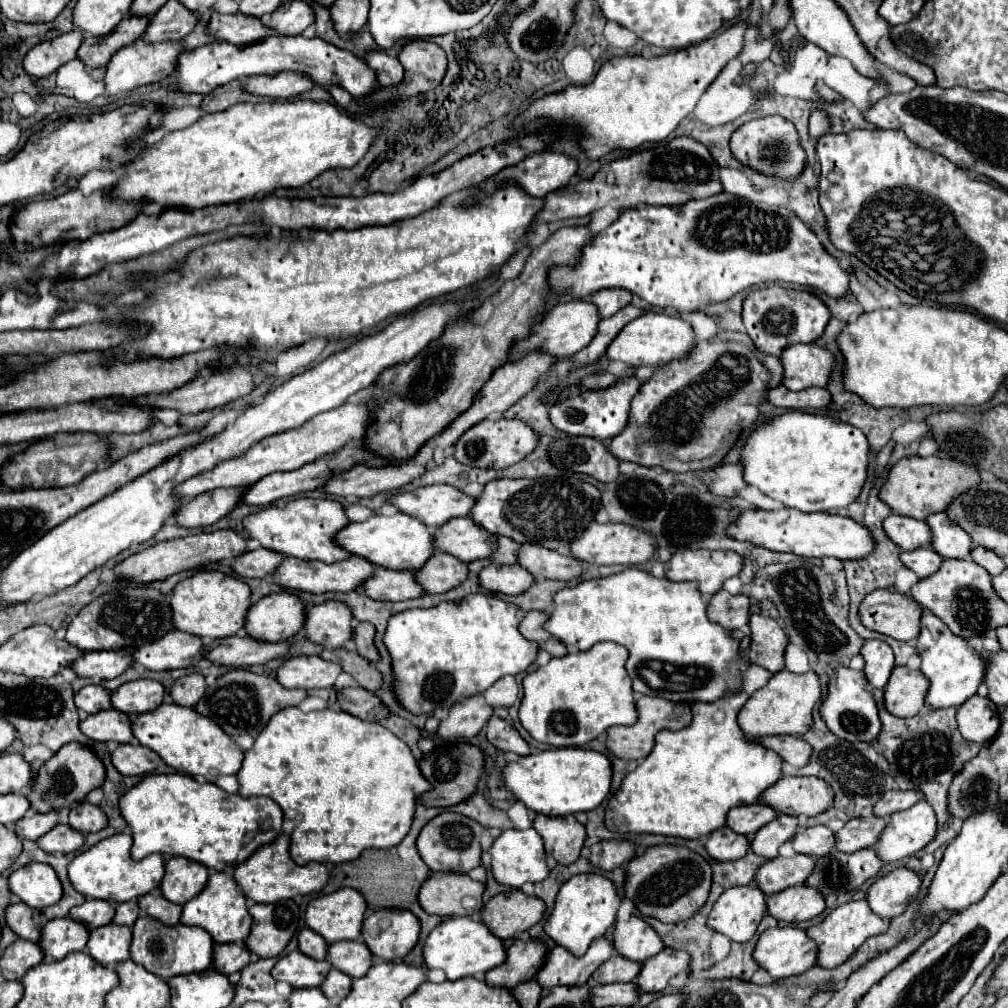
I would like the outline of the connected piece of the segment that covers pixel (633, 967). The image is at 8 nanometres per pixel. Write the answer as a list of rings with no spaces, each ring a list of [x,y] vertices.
[[[612,956],[610,960],[606,960],[594,974],[592,980],[596,984],[612,984],[612,982],[632,982],[636,980],[638,972],[642,970],[640,962],[634,960],[626,960],[624,956]]]

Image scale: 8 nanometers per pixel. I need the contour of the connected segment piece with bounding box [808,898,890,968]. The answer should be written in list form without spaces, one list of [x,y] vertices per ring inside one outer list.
[[[862,898],[862,900],[850,900],[842,906],[838,906],[820,924],[808,928],[808,934],[812,940],[816,940],[818,950],[820,950],[818,966],[836,968],[836,966],[844,964],[866,942],[866,938],[884,934],[888,928],[890,928],[890,924],[886,920],[882,920],[878,914],[874,914],[872,908],[868,906],[868,902]]]

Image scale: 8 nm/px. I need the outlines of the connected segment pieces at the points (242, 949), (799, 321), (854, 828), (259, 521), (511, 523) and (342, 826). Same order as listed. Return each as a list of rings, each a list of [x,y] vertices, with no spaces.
[[[216,944],[214,946],[214,968],[222,974],[240,972],[250,964],[250,950],[244,944]]]
[[[768,286],[764,290],[752,290],[744,300],[744,312],[742,312],[742,322],[746,326],[746,334],[752,338],[756,350],[762,354],[774,352],[772,356],[780,356],[784,348],[798,344],[798,342],[804,342],[804,344],[816,342],[822,336],[828,320],[830,320],[830,312],[818,296],[804,292],[804,290],[786,290],[780,286]]]
[[[868,816],[868,818],[854,818],[846,822],[842,830],[836,832],[836,848],[840,852],[858,852],[862,848],[870,848],[878,842],[878,836],[882,834],[882,828],[886,828],[888,820],[880,816]]]
[[[296,498],[286,502],[286,506],[268,506],[244,518],[244,528],[250,532],[250,538],[260,540],[264,548],[302,560],[322,562],[338,562],[352,556],[336,542],[336,534],[348,524],[350,520],[344,512],[344,506],[330,498]]]
[[[568,472],[556,478],[498,478],[486,484],[472,508],[472,520],[498,536],[510,536],[520,544],[538,544],[568,554],[570,540],[576,540],[600,508],[600,490]]]
[[[286,708],[286,710],[272,716],[270,724],[266,724],[266,728],[256,738],[252,750],[244,754],[244,762],[242,762],[242,768],[238,772],[238,780],[240,780],[240,794],[242,796],[270,796],[272,800],[276,800],[280,804],[284,818],[296,822],[292,834],[290,834],[290,840],[292,840],[290,854],[292,854],[296,864],[308,864],[308,862],[342,864],[342,862],[356,860],[362,854],[362,850],[366,850],[366,848],[380,848],[380,850],[394,848],[394,844],[400,844],[404,840],[406,832],[410,830],[410,824],[412,824],[414,812],[416,812],[416,798],[422,792],[430,790],[430,782],[422,776],[422,772],[418,768],[418,760],[414,758],[412,750],[398,736],[394,736],[388,728],[384,728],[376,722],[362,722],[356,716],[350,716],[346,712],[334,712],[334,710],[302,712],[300,708]]]

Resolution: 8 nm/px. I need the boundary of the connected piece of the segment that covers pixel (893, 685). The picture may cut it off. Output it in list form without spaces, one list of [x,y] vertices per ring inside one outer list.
[[[896,666],[886,686],[884,704],[894,716],[910,718],[926,706],[926,676],[906,666]]]

